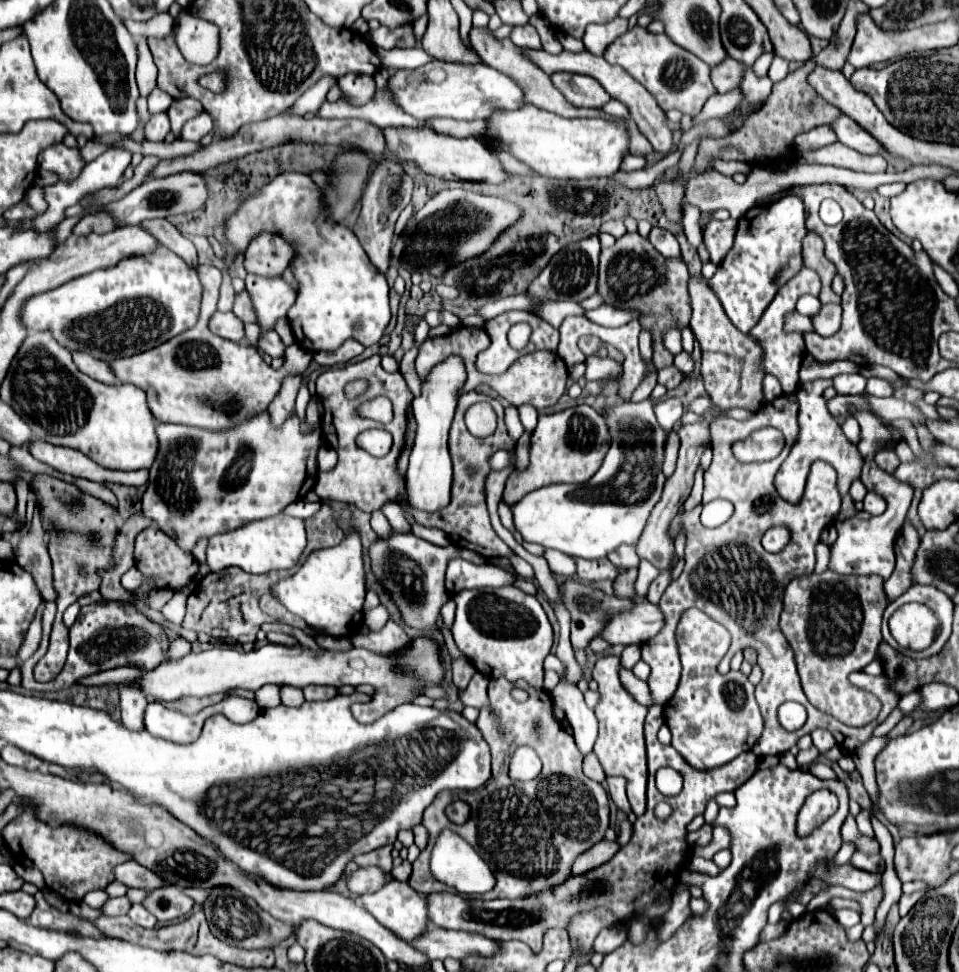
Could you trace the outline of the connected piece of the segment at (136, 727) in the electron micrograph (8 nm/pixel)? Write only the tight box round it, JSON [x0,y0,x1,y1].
[120,686,146,732]

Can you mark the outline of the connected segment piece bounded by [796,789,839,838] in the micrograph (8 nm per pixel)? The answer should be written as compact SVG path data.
M828 789L810 794L798 814L798 822L796 822L798 836L806 838L816 826L822 824L822 820L826 820L837 811L838 805L836 795Z

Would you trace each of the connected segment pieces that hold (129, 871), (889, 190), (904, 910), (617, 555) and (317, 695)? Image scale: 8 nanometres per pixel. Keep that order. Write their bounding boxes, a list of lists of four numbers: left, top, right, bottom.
[[116,860,168,890],[878,182,906,198],[898,892,924,916],[608,544,640,570],[302,684,338,700]]

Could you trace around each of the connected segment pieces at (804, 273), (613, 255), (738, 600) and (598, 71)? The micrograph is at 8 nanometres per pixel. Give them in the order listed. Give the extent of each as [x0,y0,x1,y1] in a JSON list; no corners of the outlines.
[[750,268,820,392],[598,232,692,368],[642,396,900,756],[526,50,674,154]]

